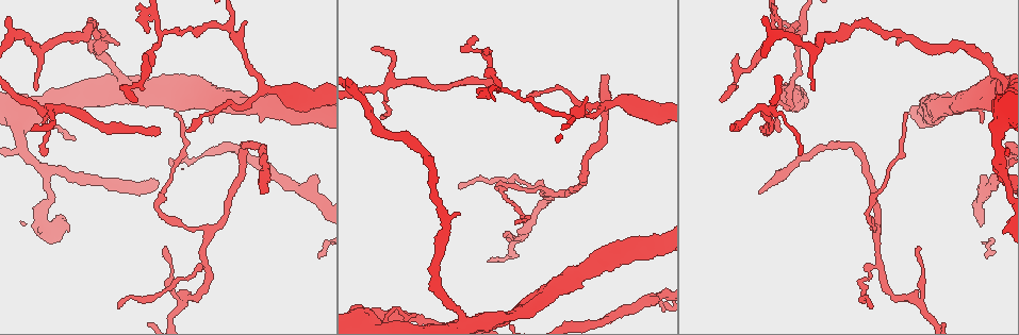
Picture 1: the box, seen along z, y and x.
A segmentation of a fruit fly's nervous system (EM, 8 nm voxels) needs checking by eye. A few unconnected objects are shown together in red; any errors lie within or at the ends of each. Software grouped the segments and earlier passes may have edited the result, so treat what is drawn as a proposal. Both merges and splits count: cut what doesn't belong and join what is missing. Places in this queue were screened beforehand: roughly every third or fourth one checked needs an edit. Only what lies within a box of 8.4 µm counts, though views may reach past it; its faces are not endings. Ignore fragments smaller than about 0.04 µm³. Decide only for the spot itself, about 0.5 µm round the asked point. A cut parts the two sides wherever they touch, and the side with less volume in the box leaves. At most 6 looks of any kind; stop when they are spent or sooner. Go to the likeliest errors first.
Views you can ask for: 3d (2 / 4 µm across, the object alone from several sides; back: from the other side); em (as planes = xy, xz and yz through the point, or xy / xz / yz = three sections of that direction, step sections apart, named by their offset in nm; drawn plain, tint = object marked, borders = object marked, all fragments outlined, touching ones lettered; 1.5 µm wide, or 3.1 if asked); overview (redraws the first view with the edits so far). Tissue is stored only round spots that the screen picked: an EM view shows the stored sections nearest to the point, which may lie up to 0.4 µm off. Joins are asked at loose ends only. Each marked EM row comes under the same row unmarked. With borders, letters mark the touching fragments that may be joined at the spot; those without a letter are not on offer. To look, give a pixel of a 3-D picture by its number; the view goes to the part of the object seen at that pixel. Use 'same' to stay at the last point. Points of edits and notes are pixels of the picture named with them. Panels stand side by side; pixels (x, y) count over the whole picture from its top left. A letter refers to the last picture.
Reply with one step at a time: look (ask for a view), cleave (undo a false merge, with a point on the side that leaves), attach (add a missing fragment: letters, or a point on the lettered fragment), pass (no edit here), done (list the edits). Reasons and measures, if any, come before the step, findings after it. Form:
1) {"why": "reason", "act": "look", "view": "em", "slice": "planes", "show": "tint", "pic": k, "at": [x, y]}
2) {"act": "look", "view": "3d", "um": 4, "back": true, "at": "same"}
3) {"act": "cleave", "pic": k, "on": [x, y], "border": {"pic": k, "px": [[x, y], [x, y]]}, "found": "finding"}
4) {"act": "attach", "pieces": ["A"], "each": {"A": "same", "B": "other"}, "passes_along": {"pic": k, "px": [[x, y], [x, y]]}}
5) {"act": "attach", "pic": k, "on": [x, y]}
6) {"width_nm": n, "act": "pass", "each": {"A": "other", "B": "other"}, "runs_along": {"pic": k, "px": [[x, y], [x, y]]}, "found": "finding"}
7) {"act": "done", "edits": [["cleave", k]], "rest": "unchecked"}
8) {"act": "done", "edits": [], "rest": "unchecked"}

{"why": "free end", "act": "look", "view": "3d", "um": 2, "back": true, "pic": 1, "at": [767, 136]}

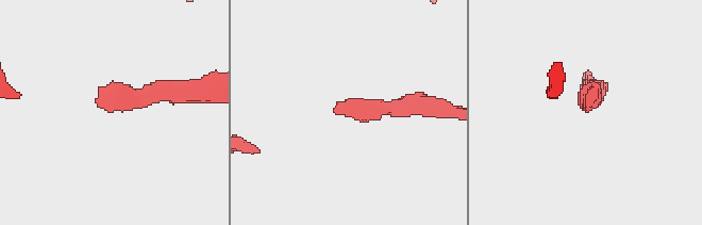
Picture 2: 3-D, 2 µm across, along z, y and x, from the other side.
{"act": "look", "view": "em", "slice": "planes", "show": "borders", "pic": 2, "at": [100, 102]}

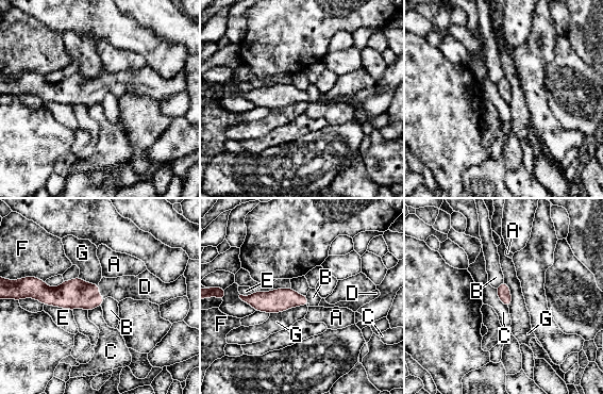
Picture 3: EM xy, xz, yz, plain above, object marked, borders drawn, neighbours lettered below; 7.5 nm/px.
{"width_nm": 100, "act": "attach", "pieces": ["D"], "each": {"A": "other", "B": "other", "C": "other", "D": "same", "E": "other", "F": "other", "G": "other"}, "passes_along": {"pic": 3, "px": [[76, 293], [98, 292], [127, 286]]}, "found": "it goes on there"}

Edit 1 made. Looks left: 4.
{"act": "look", "view": "overview"}

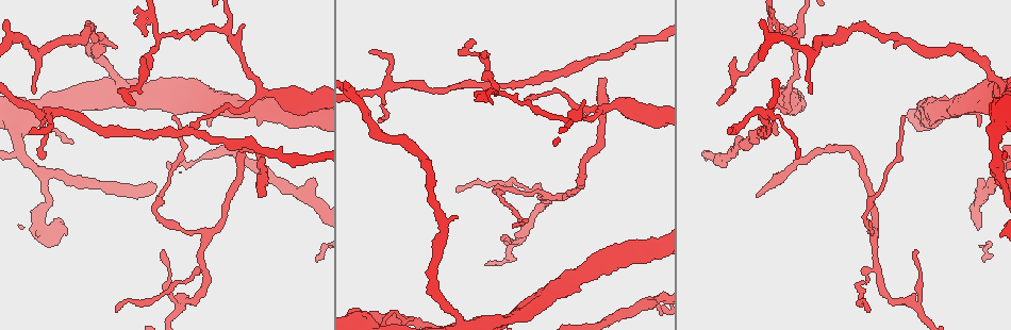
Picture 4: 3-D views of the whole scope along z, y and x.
{"why": "an open end", "act": "look", "view": "em", "slice": "planes", "show": "borders", "pic": 4, "at": [258, 196]}

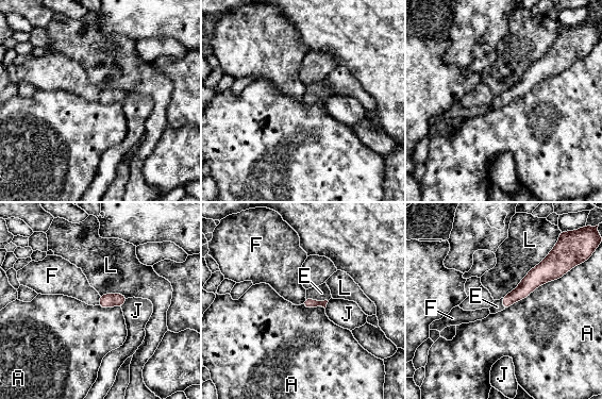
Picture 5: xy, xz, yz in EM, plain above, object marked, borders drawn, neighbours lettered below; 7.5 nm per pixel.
{"longest_contact_nm": ["A", 600], "act": "attach", "pieces": ["E"], "each": {"A": "other", "E": "same", "F": "other", "J": "other", "L": "other"}, "found": "it goes on there"}

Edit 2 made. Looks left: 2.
{"act": "done", "edits": [["attach", 3], ["attach", 5]], "rest": "unchecked"}

